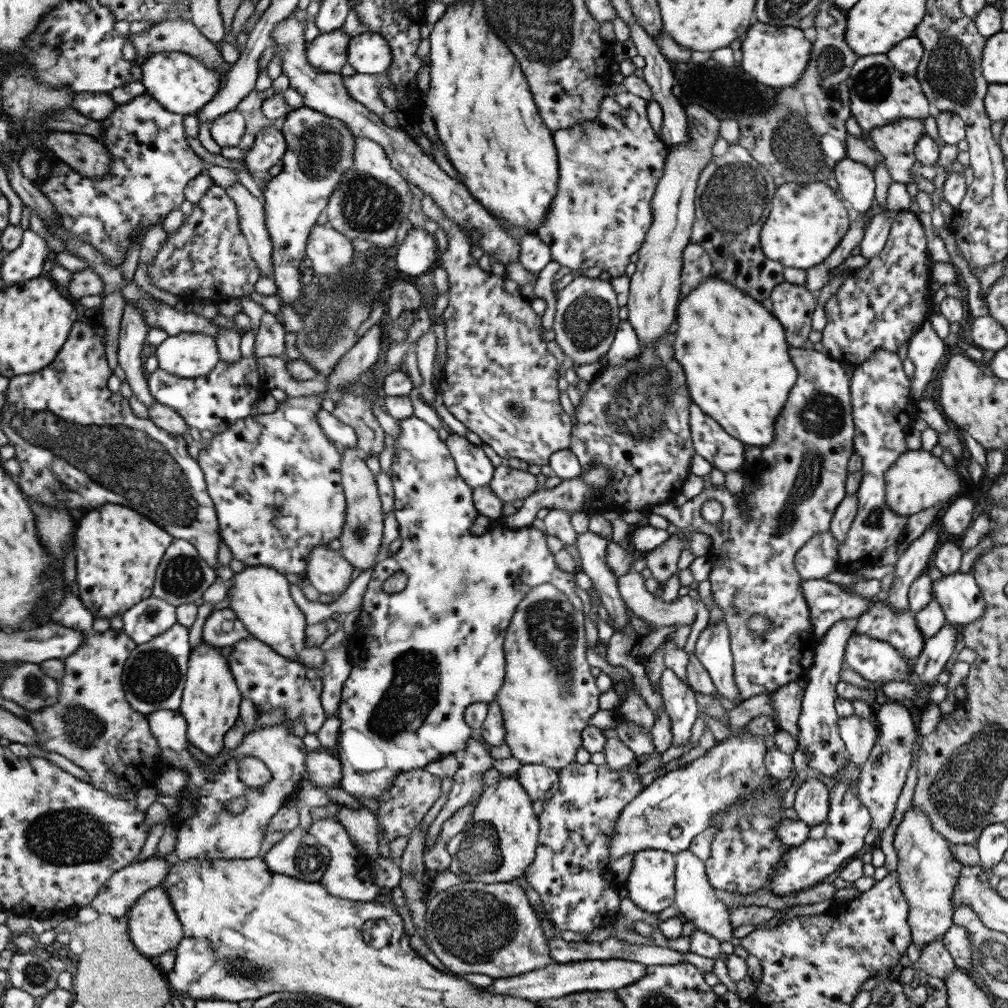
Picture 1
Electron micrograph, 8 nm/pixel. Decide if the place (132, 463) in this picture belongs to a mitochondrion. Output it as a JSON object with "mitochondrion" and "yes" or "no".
{"mitochondrion":"yes"}

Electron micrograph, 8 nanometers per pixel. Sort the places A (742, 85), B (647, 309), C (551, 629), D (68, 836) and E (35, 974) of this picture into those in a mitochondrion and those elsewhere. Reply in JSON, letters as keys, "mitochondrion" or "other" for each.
{"A":"other","B":"other","C":"mitochondrion","D":"mitochondrion","E":"mitochondrion"}

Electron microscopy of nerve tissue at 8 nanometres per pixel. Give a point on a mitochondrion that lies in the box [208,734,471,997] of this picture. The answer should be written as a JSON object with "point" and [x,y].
{"point":[238,965]}

